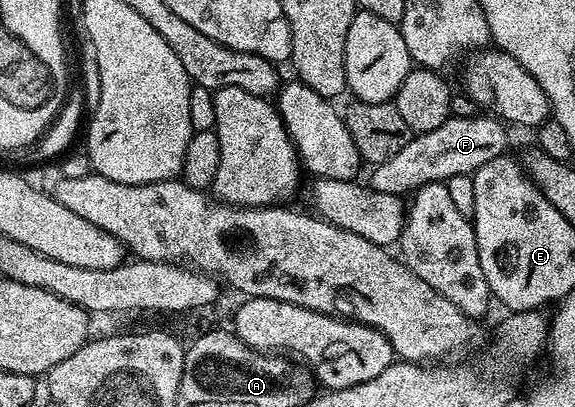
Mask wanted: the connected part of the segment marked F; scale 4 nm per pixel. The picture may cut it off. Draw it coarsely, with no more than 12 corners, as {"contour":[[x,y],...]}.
{"contour":[[484,112],[450,117],[371,167],[371,189],[406,196],[473,175],[507,151]]}

